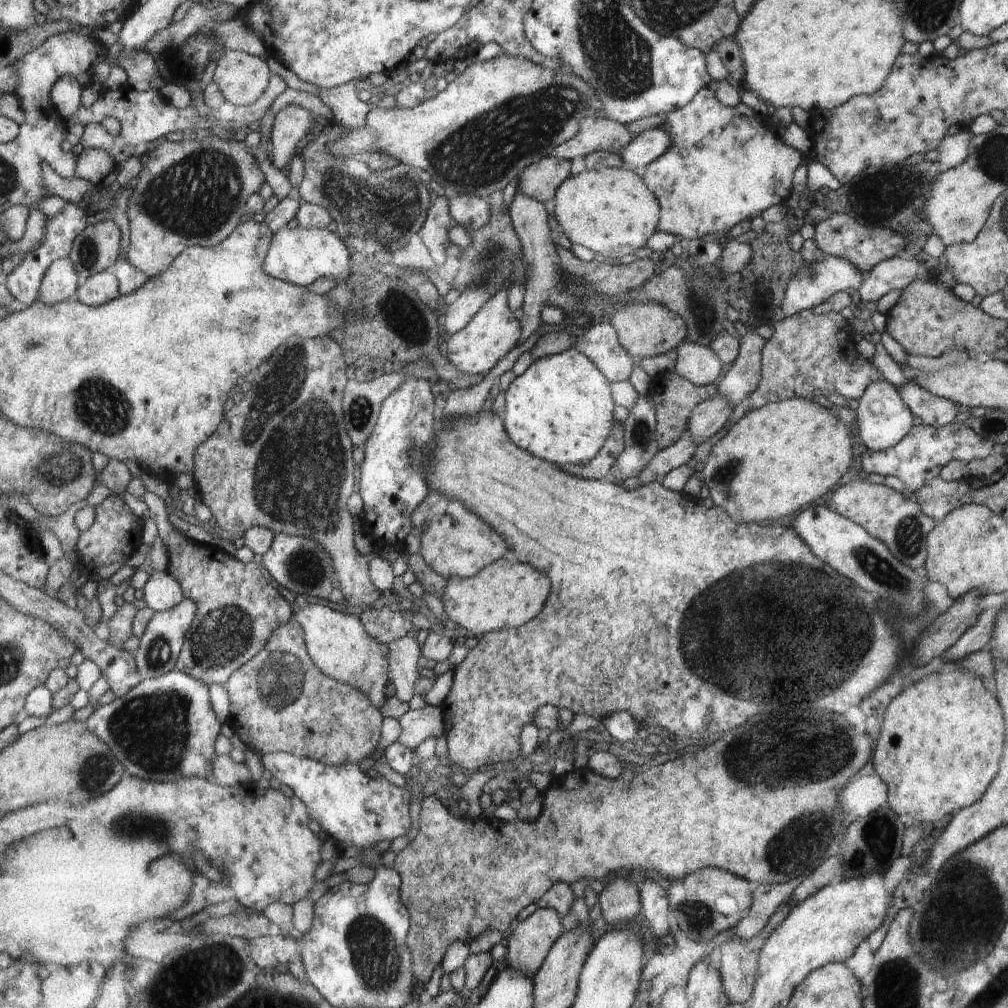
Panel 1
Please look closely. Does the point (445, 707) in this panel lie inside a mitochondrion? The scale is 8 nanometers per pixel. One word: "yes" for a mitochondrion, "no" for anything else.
no

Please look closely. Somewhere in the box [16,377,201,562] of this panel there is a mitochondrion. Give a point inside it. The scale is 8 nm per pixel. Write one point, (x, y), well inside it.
(60, 468)

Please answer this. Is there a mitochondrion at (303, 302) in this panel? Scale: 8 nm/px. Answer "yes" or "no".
yes

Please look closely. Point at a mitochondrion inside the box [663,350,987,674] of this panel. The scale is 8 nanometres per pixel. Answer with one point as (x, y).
(881, 570)

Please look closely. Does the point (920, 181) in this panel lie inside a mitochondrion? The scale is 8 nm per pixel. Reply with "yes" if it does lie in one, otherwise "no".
yes

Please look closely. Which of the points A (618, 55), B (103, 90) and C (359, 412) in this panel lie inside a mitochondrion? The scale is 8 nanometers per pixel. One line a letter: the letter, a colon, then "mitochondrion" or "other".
A: mitochondrion
B: other
C: mitochondrion

